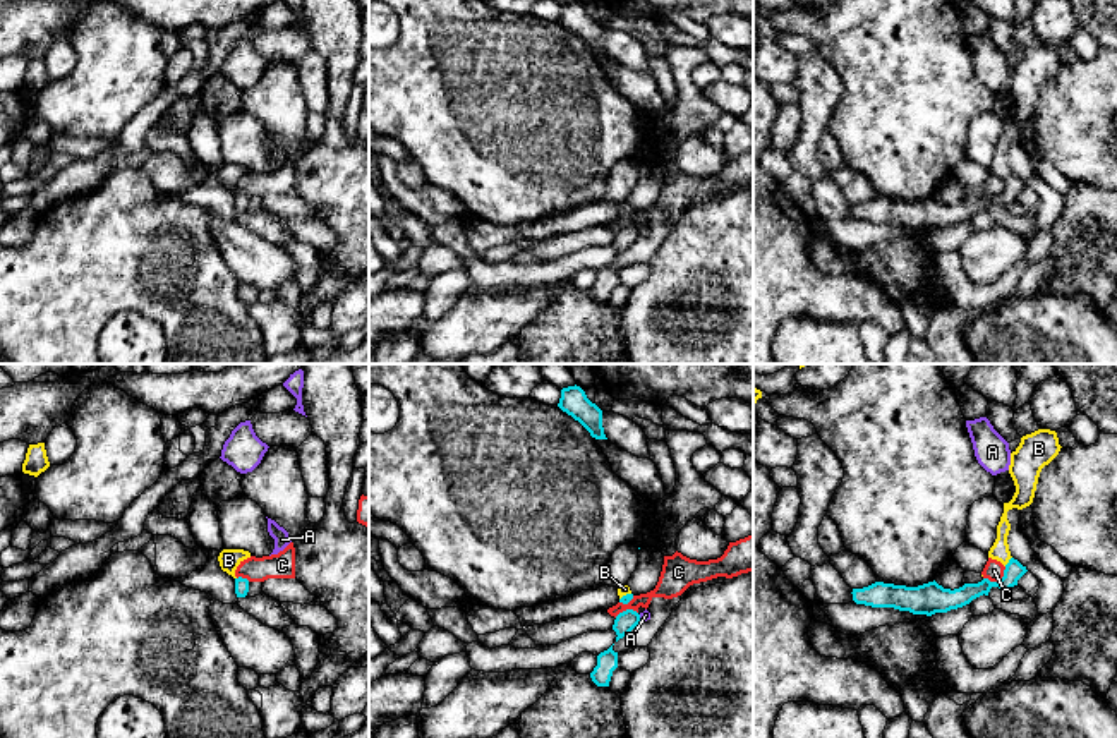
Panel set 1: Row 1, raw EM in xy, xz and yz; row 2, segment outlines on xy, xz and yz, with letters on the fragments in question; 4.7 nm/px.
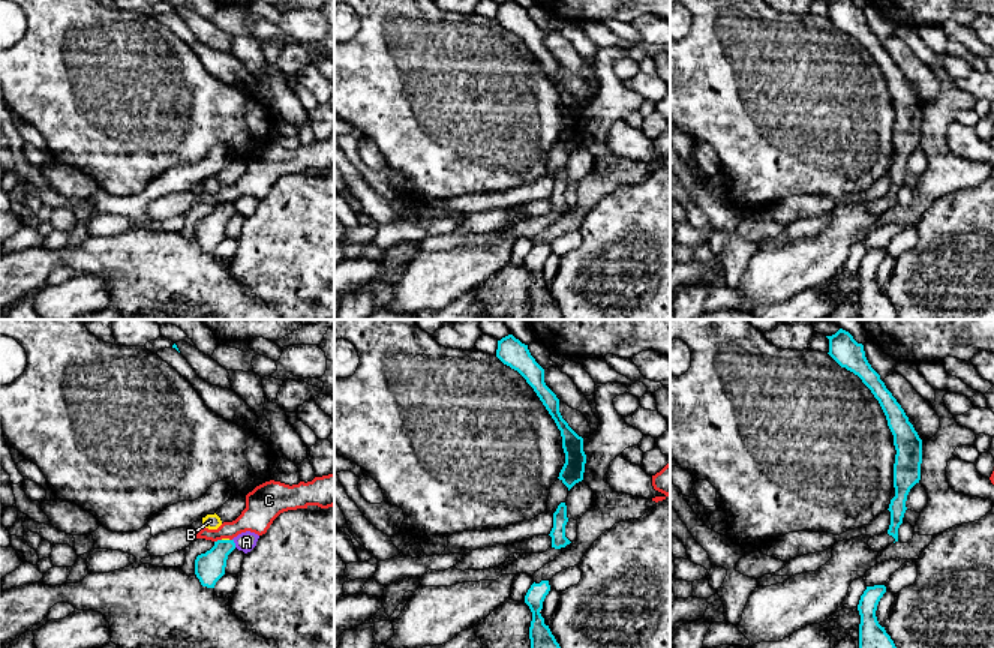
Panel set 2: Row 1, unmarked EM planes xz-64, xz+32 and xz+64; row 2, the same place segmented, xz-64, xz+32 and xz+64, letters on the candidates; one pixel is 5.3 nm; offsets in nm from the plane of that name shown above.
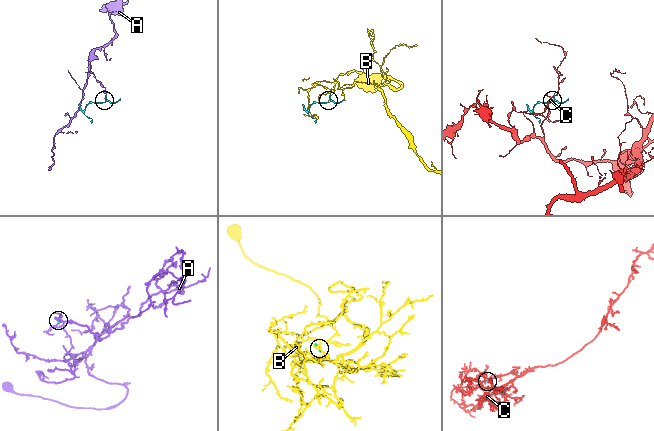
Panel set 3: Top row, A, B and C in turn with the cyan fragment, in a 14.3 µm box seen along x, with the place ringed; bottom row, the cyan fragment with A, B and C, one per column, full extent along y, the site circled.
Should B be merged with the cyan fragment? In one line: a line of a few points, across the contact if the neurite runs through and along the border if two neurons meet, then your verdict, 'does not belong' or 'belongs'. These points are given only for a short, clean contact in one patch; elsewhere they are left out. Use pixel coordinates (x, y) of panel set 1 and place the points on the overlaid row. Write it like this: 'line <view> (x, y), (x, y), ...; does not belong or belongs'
does not belong

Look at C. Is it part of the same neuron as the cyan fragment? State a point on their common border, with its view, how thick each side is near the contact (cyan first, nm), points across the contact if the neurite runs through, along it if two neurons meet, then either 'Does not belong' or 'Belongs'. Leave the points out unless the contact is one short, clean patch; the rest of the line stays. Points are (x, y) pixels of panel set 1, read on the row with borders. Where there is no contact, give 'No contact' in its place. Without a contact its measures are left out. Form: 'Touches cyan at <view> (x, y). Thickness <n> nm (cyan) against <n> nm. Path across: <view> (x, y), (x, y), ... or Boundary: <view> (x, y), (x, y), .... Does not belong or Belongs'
Touches cyan at yz (999, 579). Thickness 100 nm (cyan) against 90 nm. Boundary: yz (1006, 567), (1004, 574), (996, 580), (984, 579). Does not belong

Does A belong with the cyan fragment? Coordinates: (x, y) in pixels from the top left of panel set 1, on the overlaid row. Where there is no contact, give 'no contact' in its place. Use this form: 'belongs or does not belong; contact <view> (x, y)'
does not belong; contact xz (639, 618)

